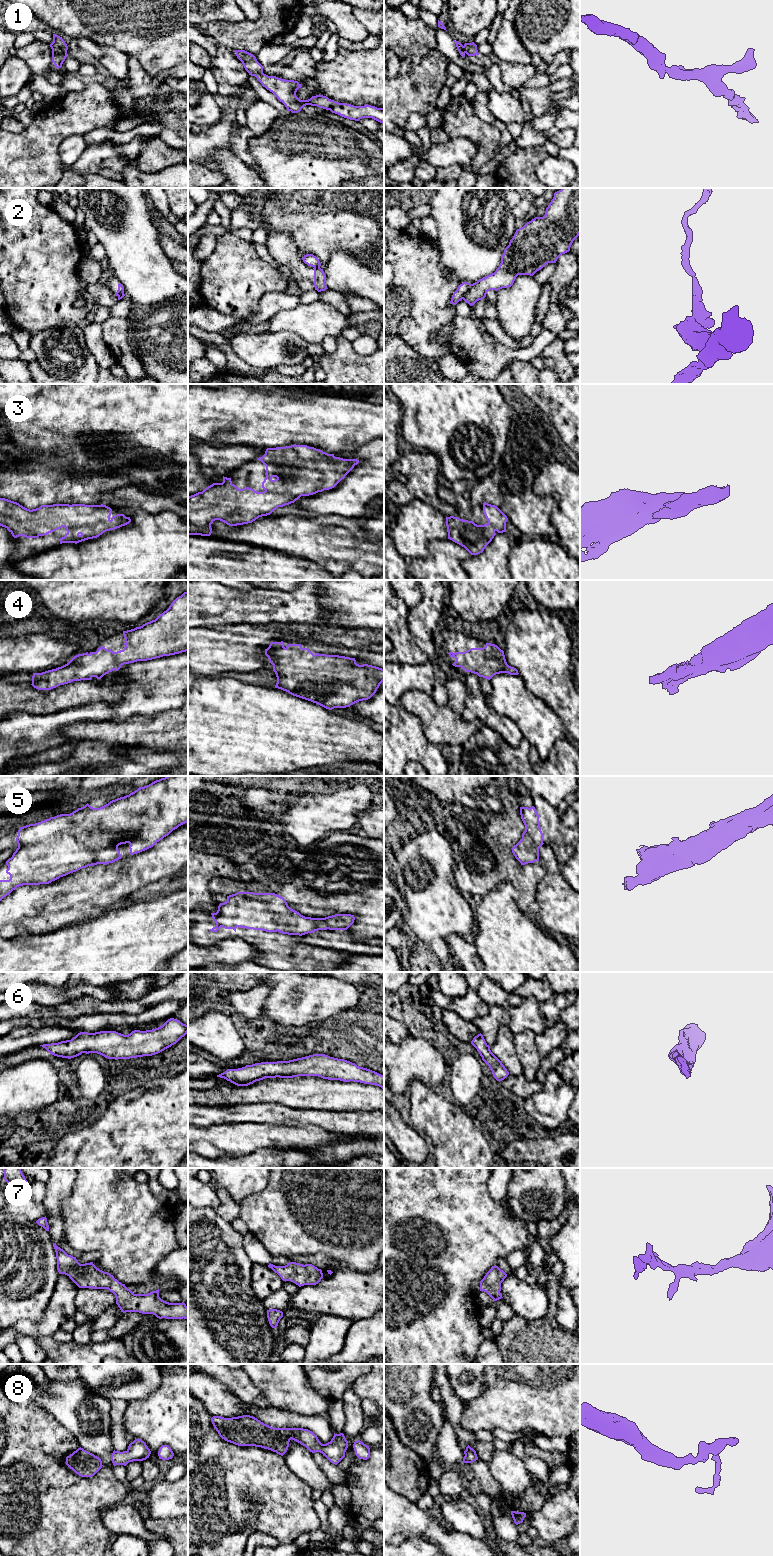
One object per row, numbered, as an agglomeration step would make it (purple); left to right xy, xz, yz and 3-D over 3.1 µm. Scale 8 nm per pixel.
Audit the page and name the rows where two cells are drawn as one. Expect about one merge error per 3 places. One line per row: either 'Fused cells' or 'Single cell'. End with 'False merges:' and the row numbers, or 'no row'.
1: Single cell
2: Fused cells
3: Single cell
4: Single cell
5: Single cell
6: Single cell
7: Single cell
8: Single cell
False merges: 2

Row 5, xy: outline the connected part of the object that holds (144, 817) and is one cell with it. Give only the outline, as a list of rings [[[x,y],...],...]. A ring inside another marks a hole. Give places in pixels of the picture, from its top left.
[[[166,776],[100,808],[93,808],[87,803],[70,814],[60,814],[20,827],[16,838],[18,848],[6,861],[6,873],[10,875],[10,879],[0,880],[0,901],[19,886],[49,884],[88,866],[113,863],[122,858],[118,850],[121,844],[130,844],[131,855],[145,851],[187,822],[188,776]]]

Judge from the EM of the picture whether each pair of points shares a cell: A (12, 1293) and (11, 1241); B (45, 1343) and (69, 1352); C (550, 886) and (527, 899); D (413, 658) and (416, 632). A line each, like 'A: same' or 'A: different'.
A: same
B: same
C: different
D: different

